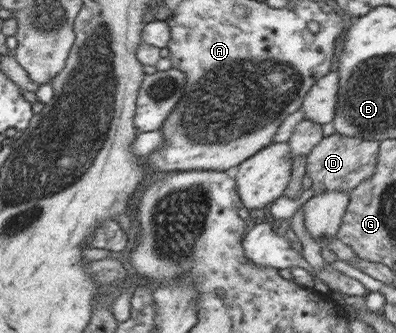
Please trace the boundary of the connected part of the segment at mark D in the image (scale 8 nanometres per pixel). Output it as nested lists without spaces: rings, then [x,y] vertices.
[[[333,133],[318,141],[305,158],[306,186],[311,186],[314,196],[326,190],[340,190],[349,194],[360,182],[372,177],[379,155],[378,141],[364,141],[354,137],[345,137]]]

